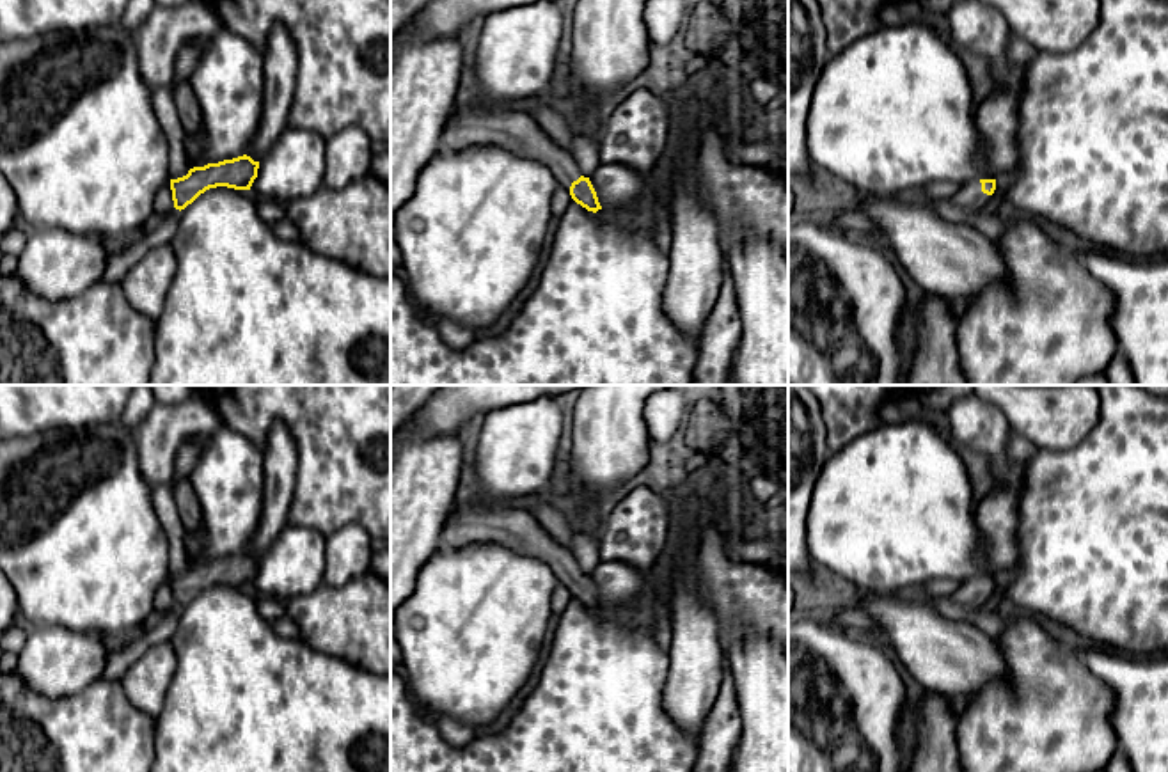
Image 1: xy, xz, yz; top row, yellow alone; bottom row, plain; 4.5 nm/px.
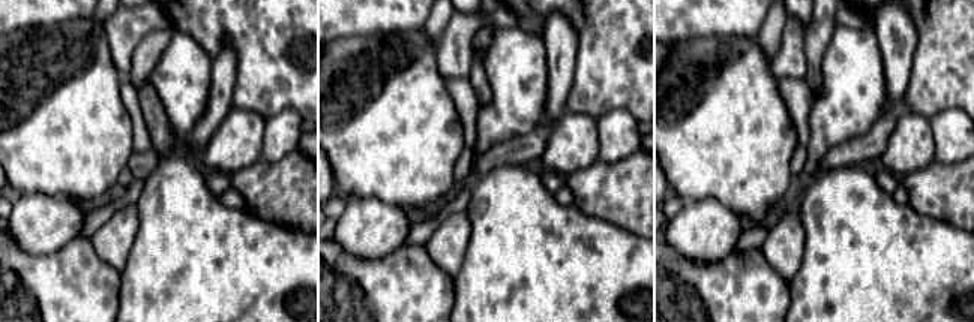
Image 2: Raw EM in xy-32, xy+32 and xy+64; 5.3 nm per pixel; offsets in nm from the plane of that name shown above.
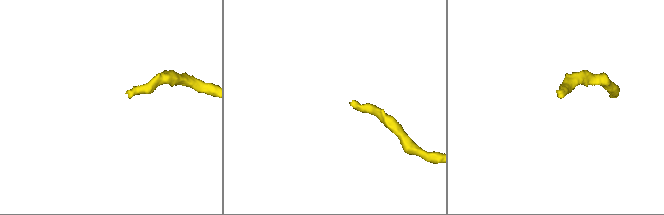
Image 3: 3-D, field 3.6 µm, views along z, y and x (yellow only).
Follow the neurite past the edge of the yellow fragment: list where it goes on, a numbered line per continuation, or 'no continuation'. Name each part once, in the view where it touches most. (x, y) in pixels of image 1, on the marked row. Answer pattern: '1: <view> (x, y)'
1: yz (970, 196)

